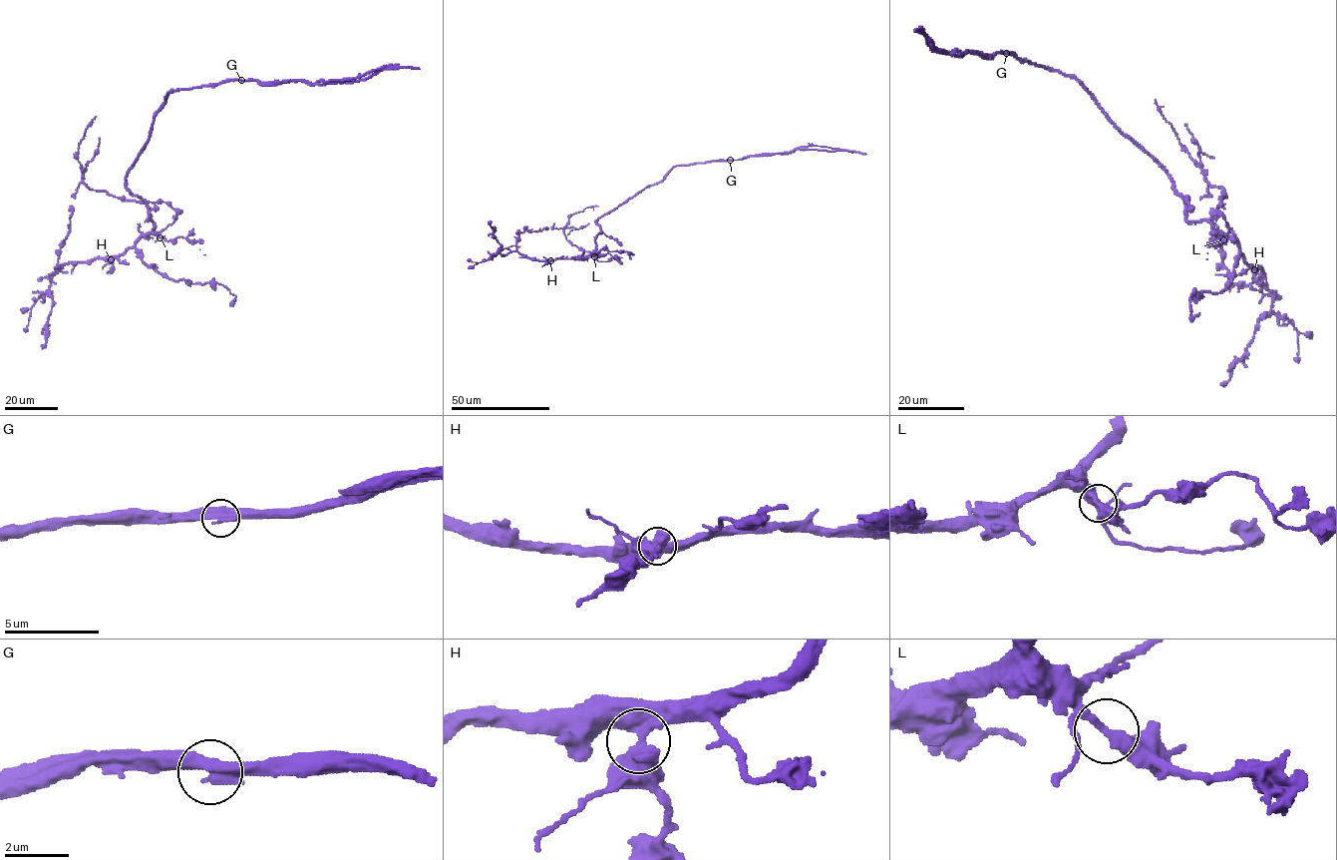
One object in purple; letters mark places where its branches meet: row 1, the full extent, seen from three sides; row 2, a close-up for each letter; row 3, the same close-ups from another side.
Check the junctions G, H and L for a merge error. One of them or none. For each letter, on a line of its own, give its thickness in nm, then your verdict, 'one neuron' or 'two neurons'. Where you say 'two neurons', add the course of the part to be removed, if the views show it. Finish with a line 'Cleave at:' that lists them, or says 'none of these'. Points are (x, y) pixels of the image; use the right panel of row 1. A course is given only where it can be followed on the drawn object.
G: 480 nm | two neurons | (1006, 53), (1034, 62), (1207, 259)
H: 480 nm | one neuron
L: 320 nm | one neuron
Cleave at: G

